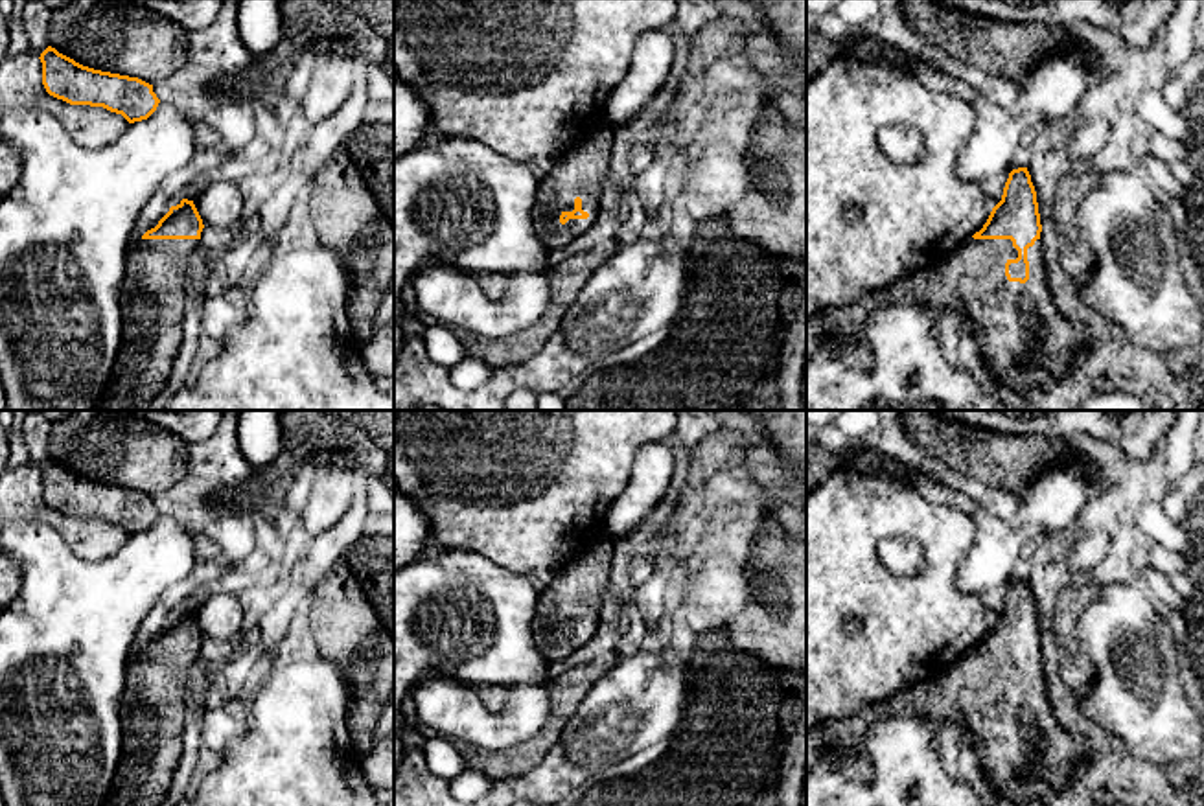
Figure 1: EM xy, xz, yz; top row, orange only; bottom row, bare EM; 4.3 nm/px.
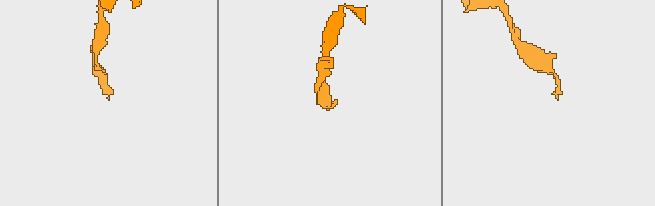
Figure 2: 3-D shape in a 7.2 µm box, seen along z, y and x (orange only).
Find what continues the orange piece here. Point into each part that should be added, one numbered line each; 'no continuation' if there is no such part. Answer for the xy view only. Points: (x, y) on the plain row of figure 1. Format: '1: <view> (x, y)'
1: xy (153, 709)

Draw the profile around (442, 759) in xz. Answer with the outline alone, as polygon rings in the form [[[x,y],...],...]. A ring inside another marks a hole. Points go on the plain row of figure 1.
[[[446,736],[429,738],[423,743],[423,756],[433,775],[453,780],[466,769],[462,754]]]

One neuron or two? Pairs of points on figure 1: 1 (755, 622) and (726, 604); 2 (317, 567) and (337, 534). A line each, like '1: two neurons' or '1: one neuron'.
1: two neurons
2: one neuron

